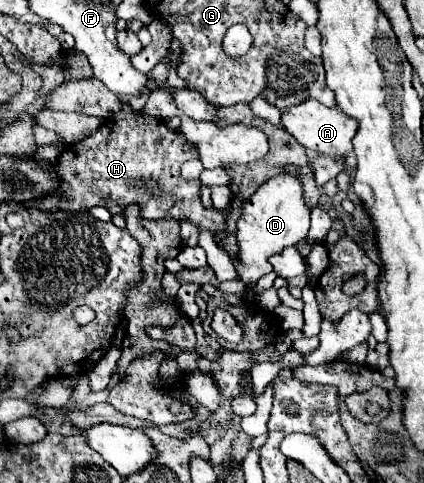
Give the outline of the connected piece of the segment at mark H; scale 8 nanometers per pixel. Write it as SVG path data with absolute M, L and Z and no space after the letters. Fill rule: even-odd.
M114 113L106 123L86 137L84 141L72 145L68 151L64 151L56 161L56 171L62 175L62 193L52 193L46 199L38 201L40 209L66 209L66 211L86 211L94 205L106 207L112 215L122 215L124 207L134 203L140 207L140 215L144 219L190 219L200 229L210 229L212 233L220 233L226 229L226 217L228 213L216 211L216 209L204 209L200 201L200 181L188 181L180 175L180 167L188 159L198 159L196 145L192 151L186 151L184 145L188 143L186 135L182 131L174 131L166 125L164 119L146 115L146 113Z

